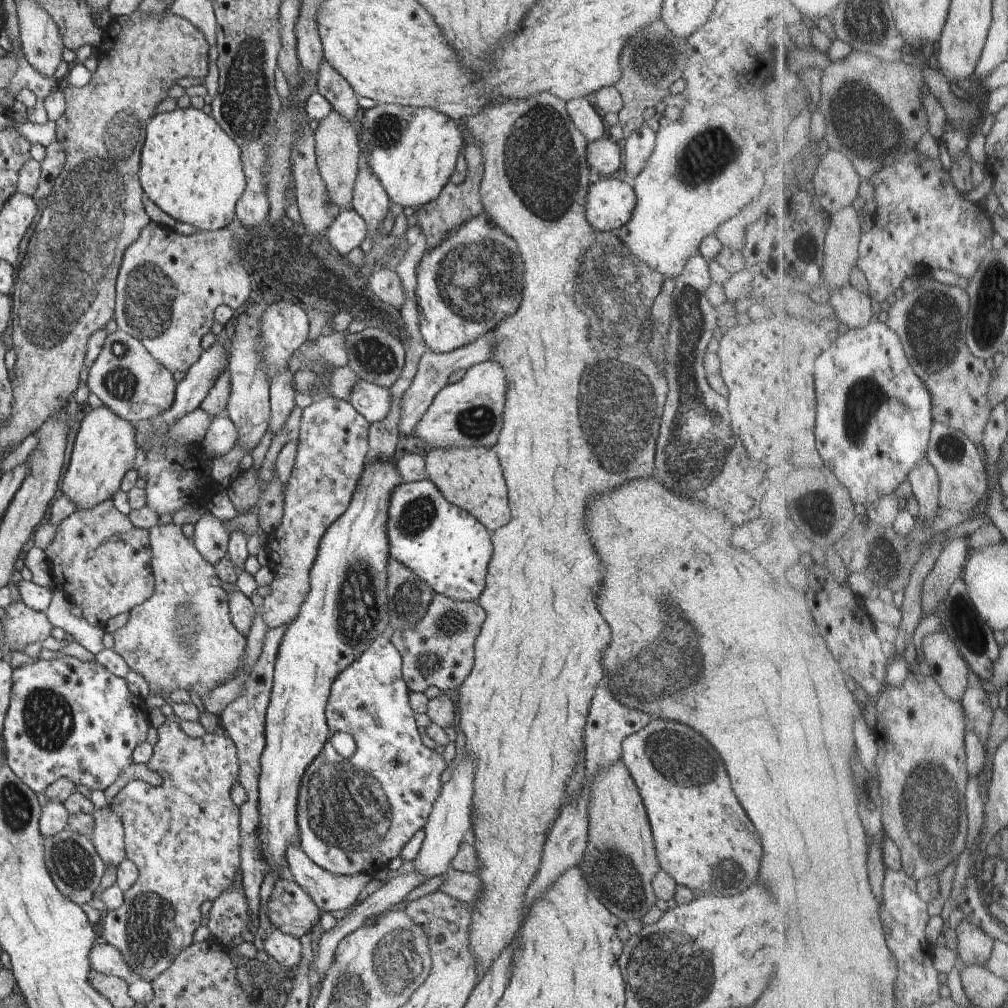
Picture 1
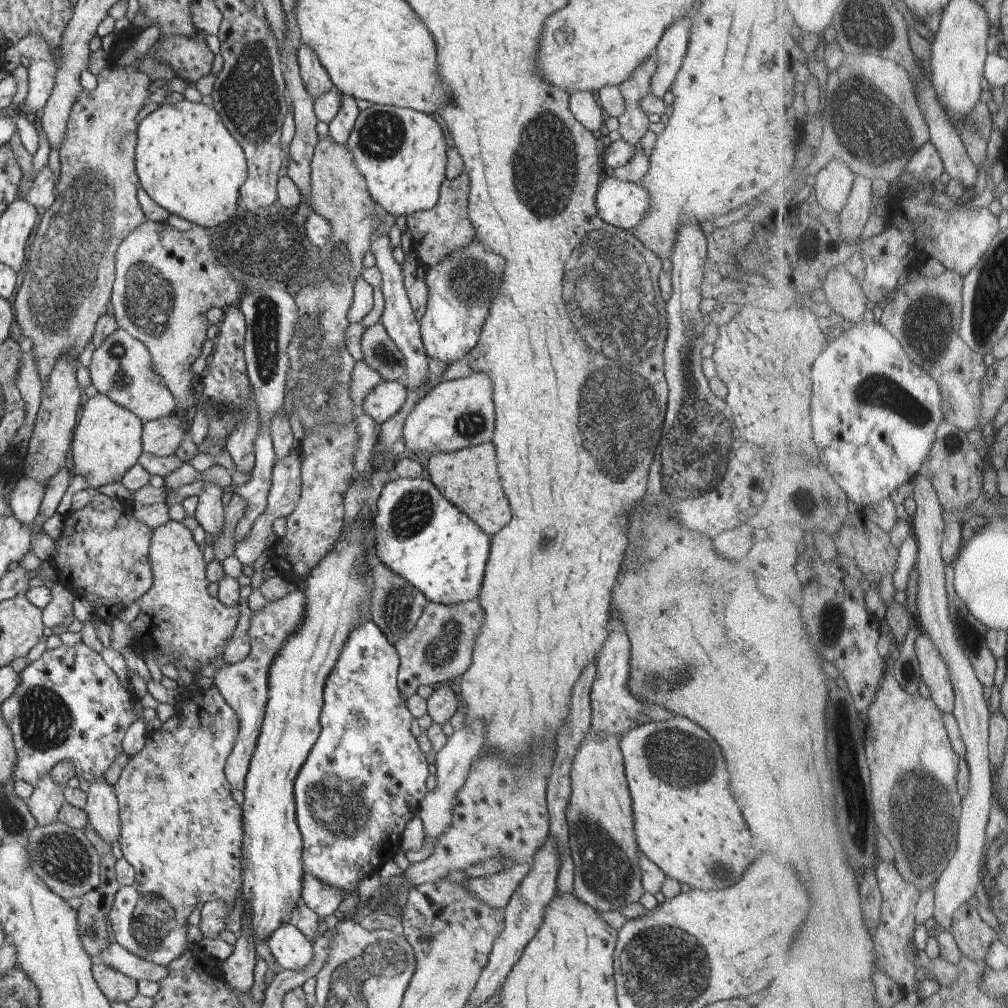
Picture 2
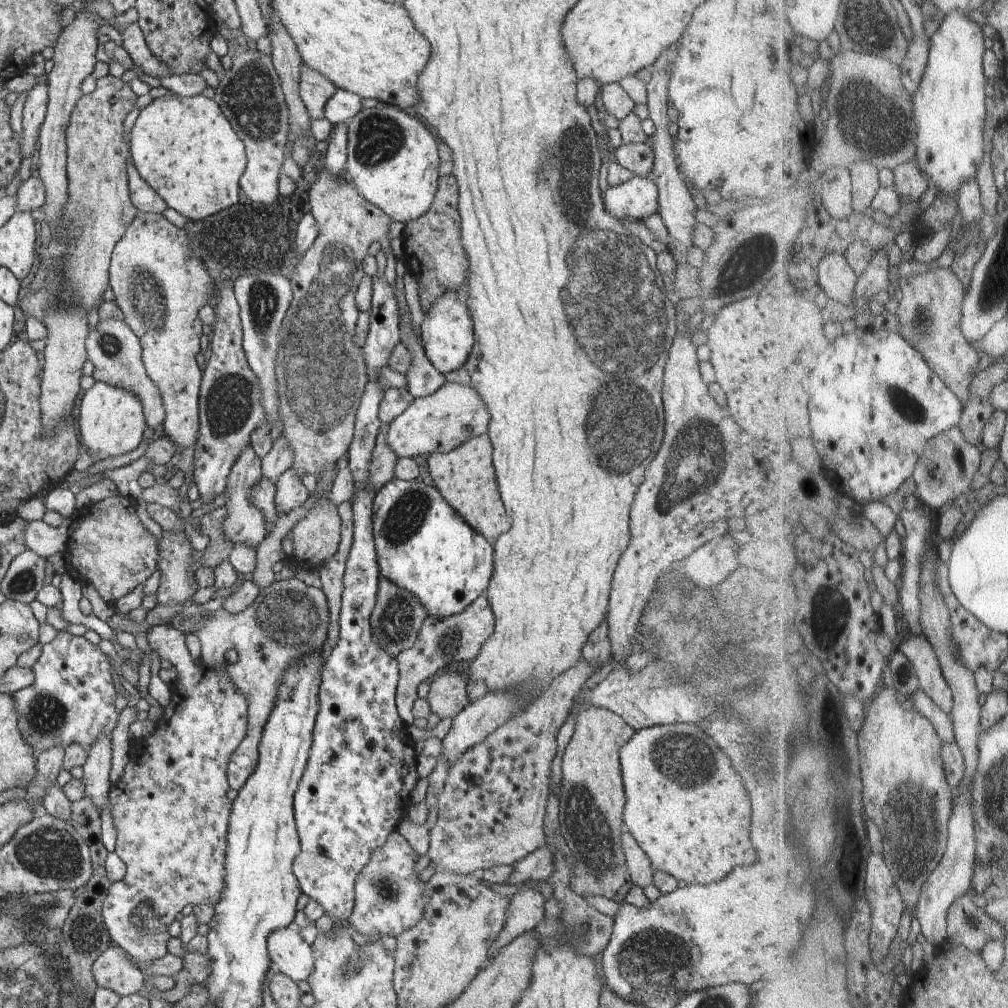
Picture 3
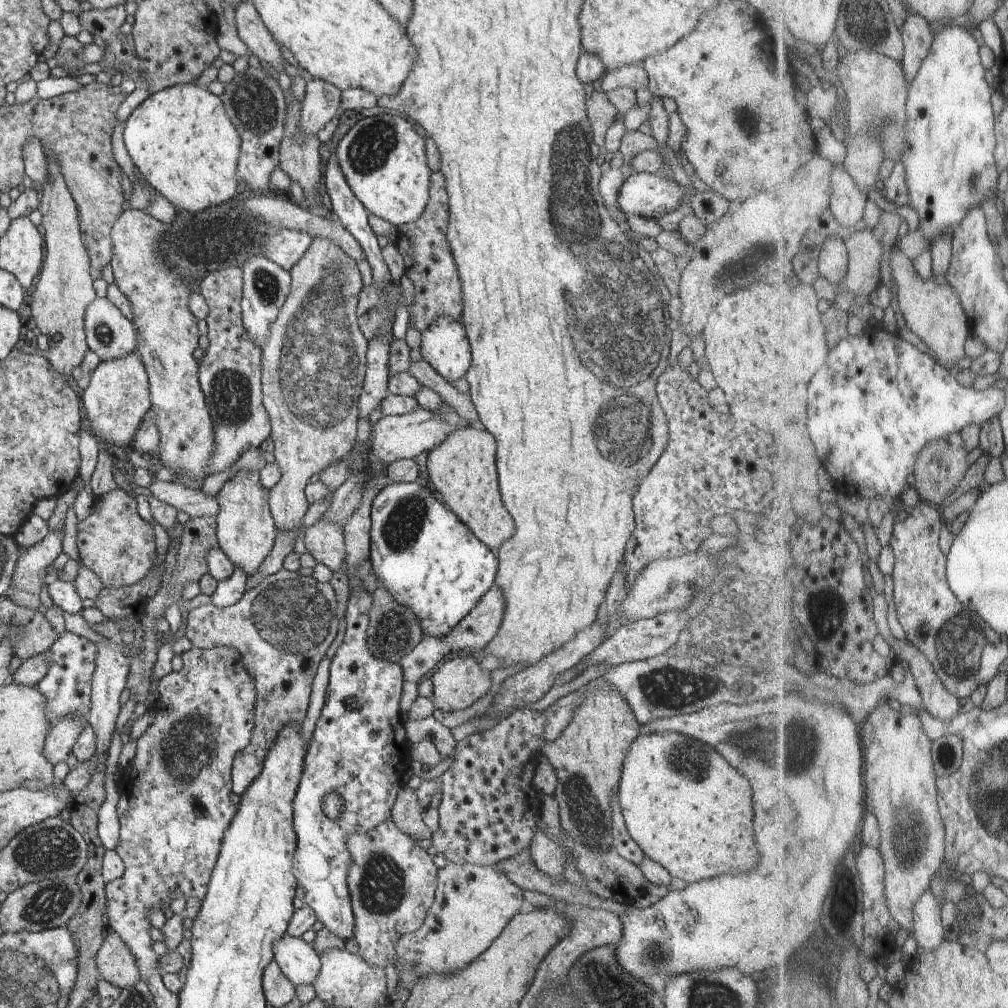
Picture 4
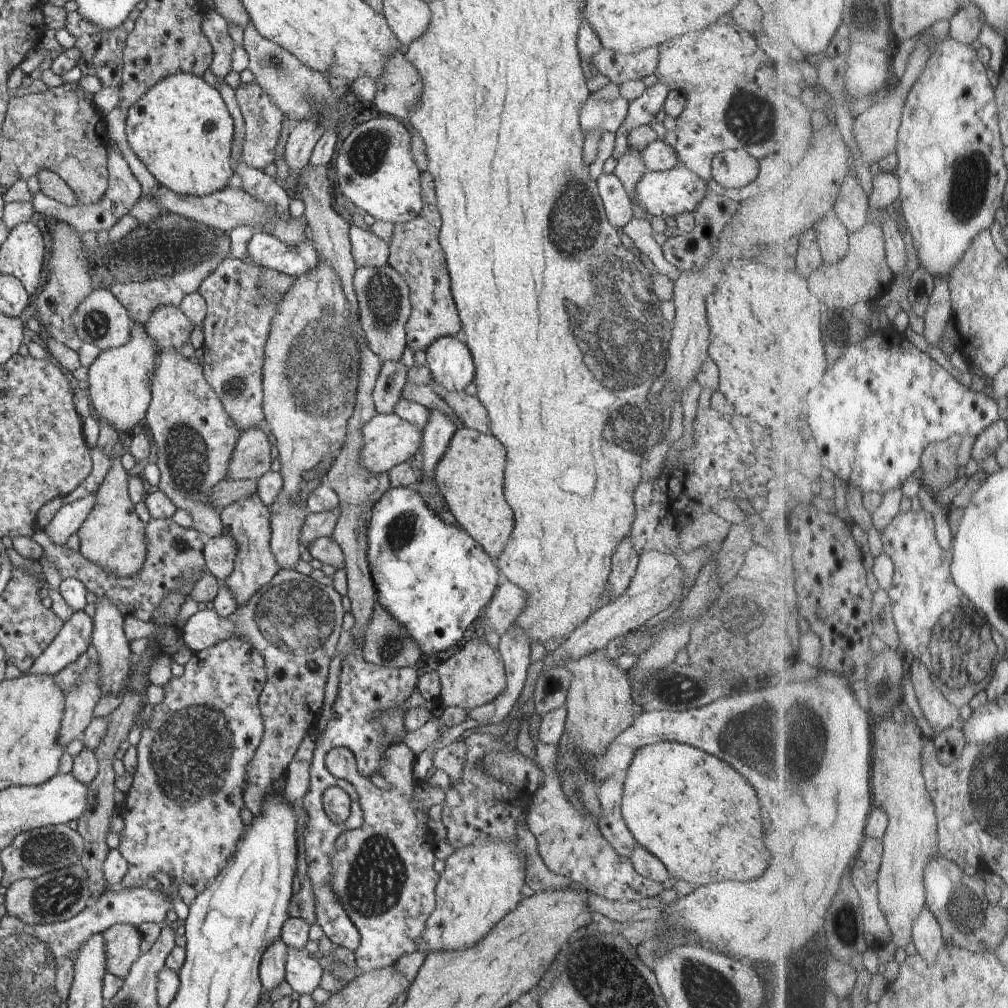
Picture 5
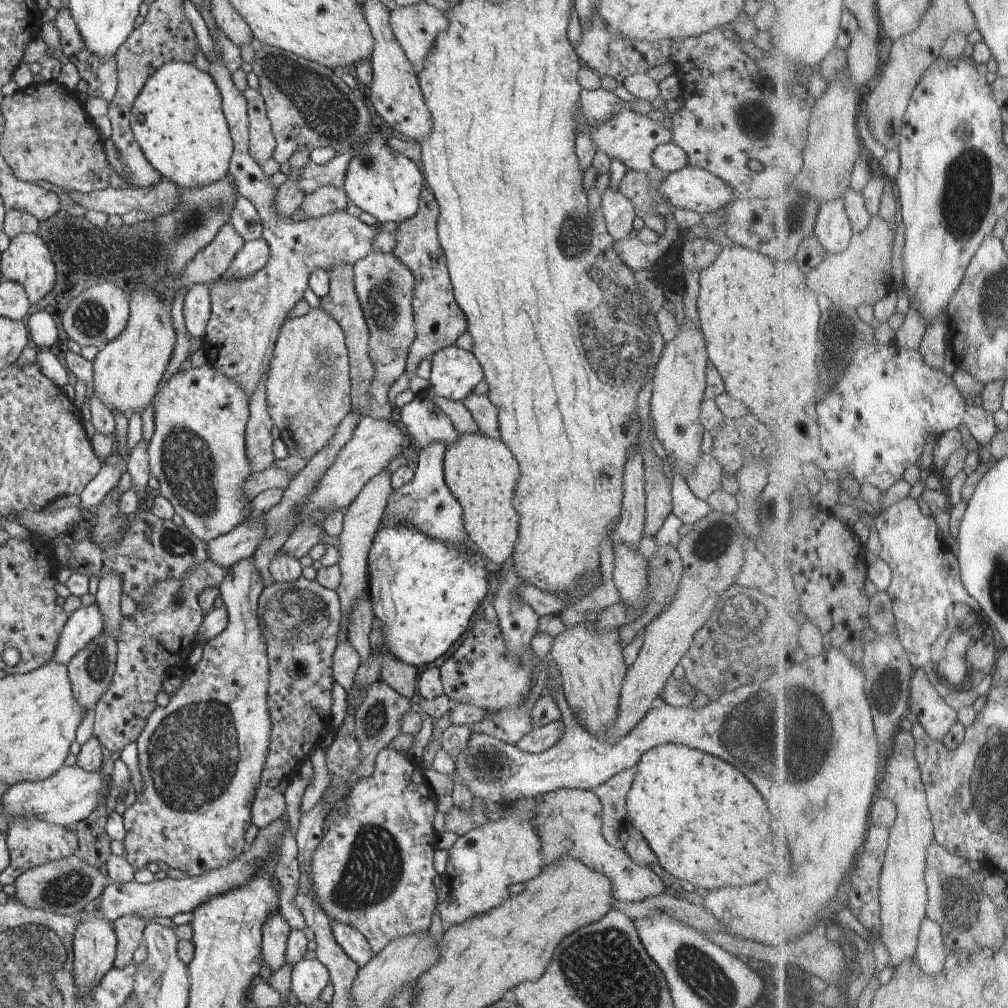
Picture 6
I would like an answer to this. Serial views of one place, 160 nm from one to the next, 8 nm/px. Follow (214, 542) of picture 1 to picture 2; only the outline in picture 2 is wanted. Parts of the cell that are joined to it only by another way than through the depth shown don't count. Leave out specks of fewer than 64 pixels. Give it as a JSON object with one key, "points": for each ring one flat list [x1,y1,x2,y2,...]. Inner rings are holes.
{"points":[[205,482,201,494,199,494,194,518,201,526,207,538,220,536,224,525,224,513,220,501,223,495,222,488,209,482]]}

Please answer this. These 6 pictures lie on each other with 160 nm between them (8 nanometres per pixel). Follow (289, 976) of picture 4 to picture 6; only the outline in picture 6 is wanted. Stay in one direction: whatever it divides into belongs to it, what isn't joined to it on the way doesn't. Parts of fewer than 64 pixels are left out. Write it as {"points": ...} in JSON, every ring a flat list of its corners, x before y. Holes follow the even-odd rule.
{"points":[[299,959,290,972,290,990,299,1003,307,1006,318,999,319,992,329,982,328,970,317,959]]}

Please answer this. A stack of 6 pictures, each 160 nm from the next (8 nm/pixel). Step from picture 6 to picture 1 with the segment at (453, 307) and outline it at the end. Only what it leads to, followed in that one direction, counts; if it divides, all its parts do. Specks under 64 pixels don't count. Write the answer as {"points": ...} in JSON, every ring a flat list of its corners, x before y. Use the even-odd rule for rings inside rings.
{"points":[[471,143,462,150,462,153,466,160,465,178,459,184,445,183,435,200,425,203,417,210,417,226,421,227,422,235,425,236,426,250,436,247,456,226,483,212,478,193,483,170,480,148,475,143]]}

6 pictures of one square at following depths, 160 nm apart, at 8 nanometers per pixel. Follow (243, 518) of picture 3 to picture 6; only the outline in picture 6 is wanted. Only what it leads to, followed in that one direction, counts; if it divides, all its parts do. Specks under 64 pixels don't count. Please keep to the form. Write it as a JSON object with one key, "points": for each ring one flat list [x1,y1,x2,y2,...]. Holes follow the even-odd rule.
{"points":[[253,556,239,560,226,570,226,575,221,579,218,591,223,600,223,605,228,614,226,627,212,639,207,640,202,647,199,662,192,667,185,666,181,686,168,696,168,704,165,707,156,706,147,716,145,724,134,740,137,749,137,764,141,775,141,788,136,792,135,801,129,805,121,815,125,834,121,844,123,845,123,857,131,864,134,872,141,867,146,867,149,862,156,862,163,868,178,868,188,877,198,877,206,872,223,868,231,864,233,860,241,856,245,851,246,843,243,834,249,828,250,804,253,800,256,786,258,785,265,755,268,751,270,737,270,720,266,707,266,690,268,687,268,658,266,655,266,642,261,636,261,627,257,618,258,596,265,588,261,575,253,564]]}

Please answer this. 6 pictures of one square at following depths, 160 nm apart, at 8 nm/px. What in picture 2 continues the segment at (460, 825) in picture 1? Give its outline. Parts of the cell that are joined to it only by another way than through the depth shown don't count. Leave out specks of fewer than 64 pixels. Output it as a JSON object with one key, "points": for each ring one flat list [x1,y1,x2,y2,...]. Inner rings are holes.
{"points":[[470,721,469,723,464,722,461,730,453,731,453,734,451,734,451,736,448,736,446,738,445,744,436,752,436,757,434,762,434,766,436,768,435,771,436,786,433,788,432,791,426,792,426,795,421,799,421,804,418,806,418,812,417,812,417,816,420,818,420,821,422,822,422,826,423,826,422,828,424,830,424,838,431,842,432,850,433,850,433,843,435,843,438,837,440,837,442,833,444,833,446,829,450,827,450,822,452,820,452,814,454,811,454,804,456,803,456,792,460,789,460,786,465,782,465,779,468,776,468,772,470,771,471,763,475,758,477,758,477,756,479,756,479,754,481,754,480,750,482,749,483,743,484,743,484,727,482,726,482,724,479,721]]}

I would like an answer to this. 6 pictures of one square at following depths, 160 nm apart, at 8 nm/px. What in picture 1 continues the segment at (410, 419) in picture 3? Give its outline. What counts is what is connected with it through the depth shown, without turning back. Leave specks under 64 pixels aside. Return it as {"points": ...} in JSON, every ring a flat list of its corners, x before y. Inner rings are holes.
{"points":[[489,359,465,369,462,378,453,384,446,384,435,394,425,414,414,426,417,438,425,442,426,448,435,447,487,447,493,448,501,430,501,414,505,402,505,374,497,361]]}

